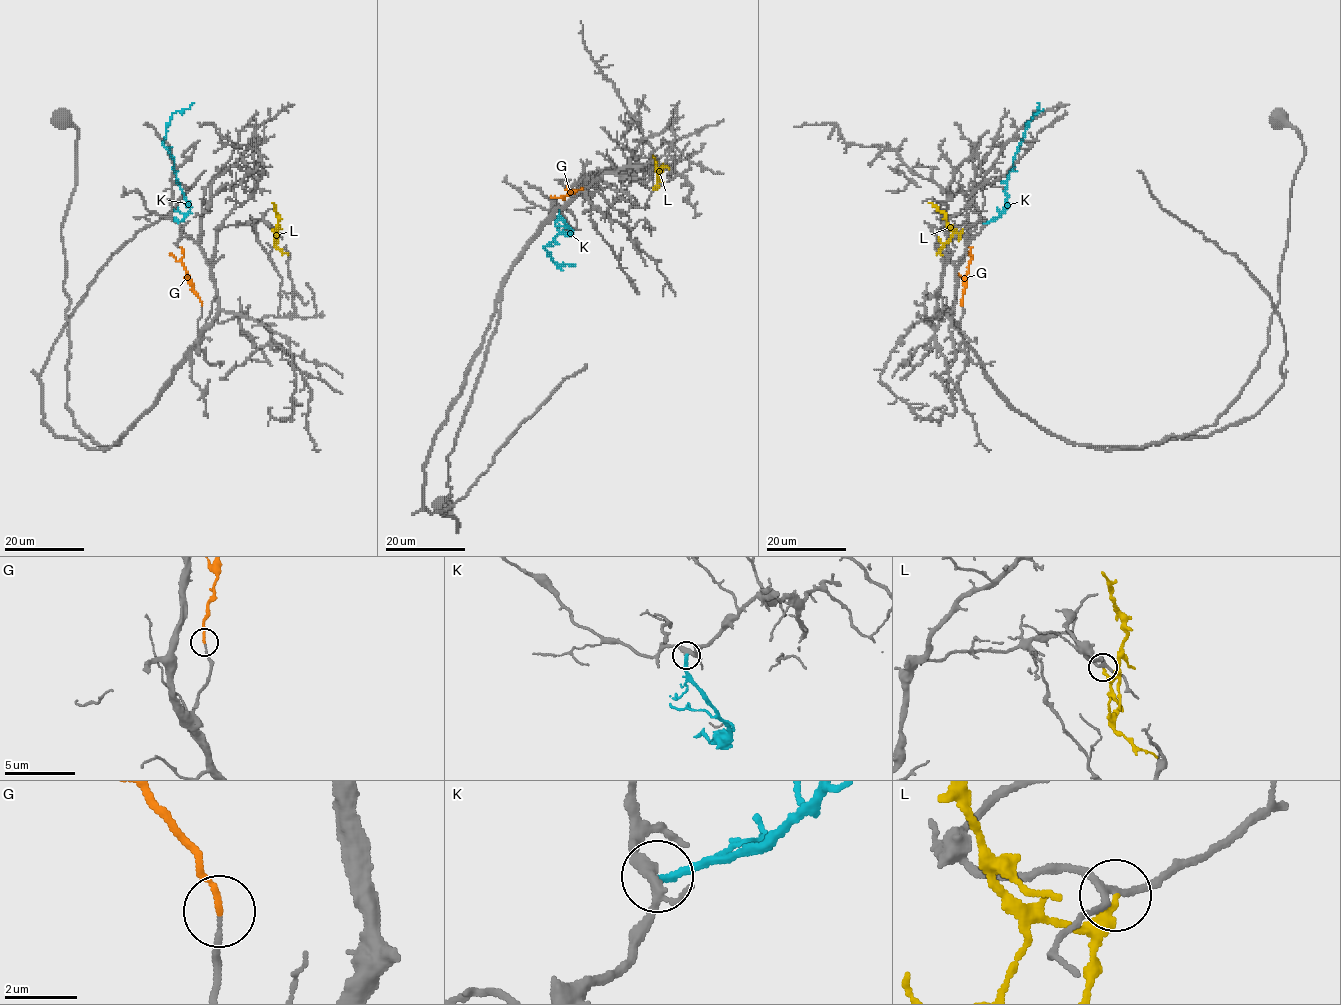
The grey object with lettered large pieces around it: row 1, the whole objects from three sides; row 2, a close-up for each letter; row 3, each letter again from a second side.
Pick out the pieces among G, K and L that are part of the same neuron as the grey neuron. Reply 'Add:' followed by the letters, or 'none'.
Add: G

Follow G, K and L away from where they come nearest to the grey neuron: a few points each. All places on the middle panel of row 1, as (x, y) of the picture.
G: (583, 189), (571, 192), (562, 198), (564, 200), (564, 197), (561, 198)
K: (558, 210), (570, 231), (559, 233), (543, 247), (558, 265), (575, 264)
L: (653, 189), (659, 173), (653, 156)

